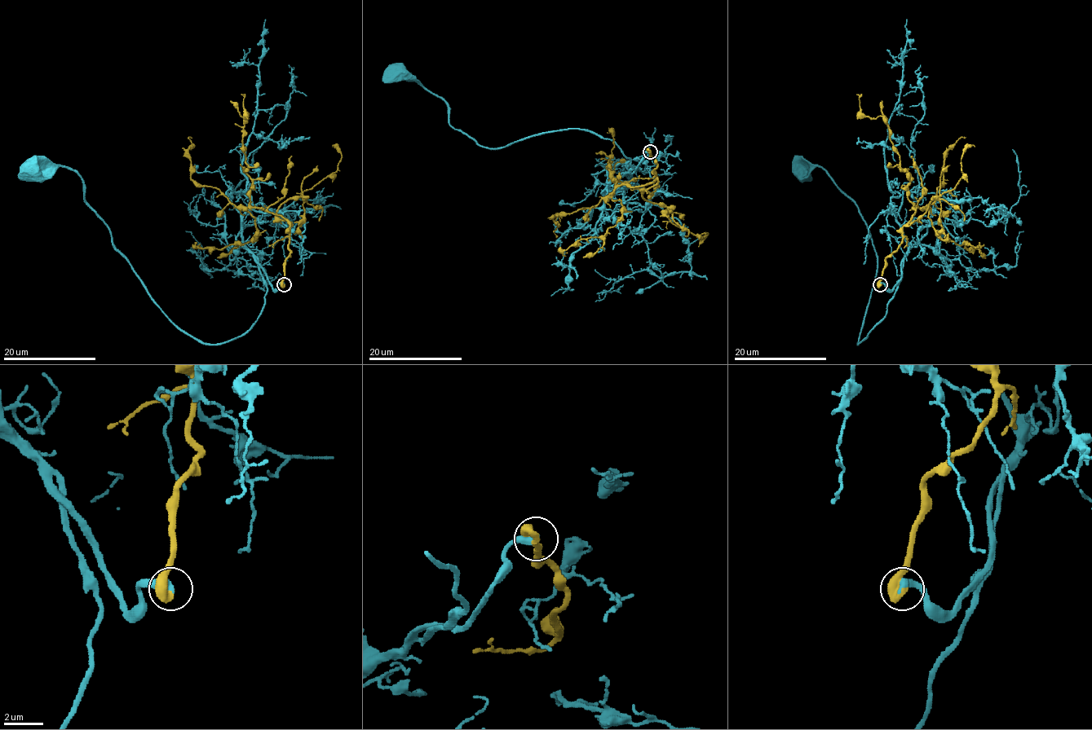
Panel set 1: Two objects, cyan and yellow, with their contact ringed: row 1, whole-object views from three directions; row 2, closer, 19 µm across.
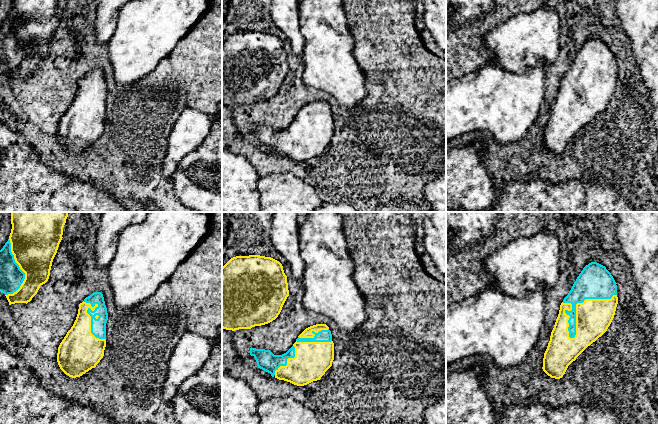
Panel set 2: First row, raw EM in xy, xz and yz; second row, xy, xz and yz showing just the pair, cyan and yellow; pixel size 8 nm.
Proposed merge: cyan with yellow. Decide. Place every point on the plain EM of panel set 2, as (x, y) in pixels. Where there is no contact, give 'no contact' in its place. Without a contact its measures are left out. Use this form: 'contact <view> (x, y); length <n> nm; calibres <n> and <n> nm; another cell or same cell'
contact yz (577, 78); length 500 nm; calibres 280 and 280 nm; same cell

